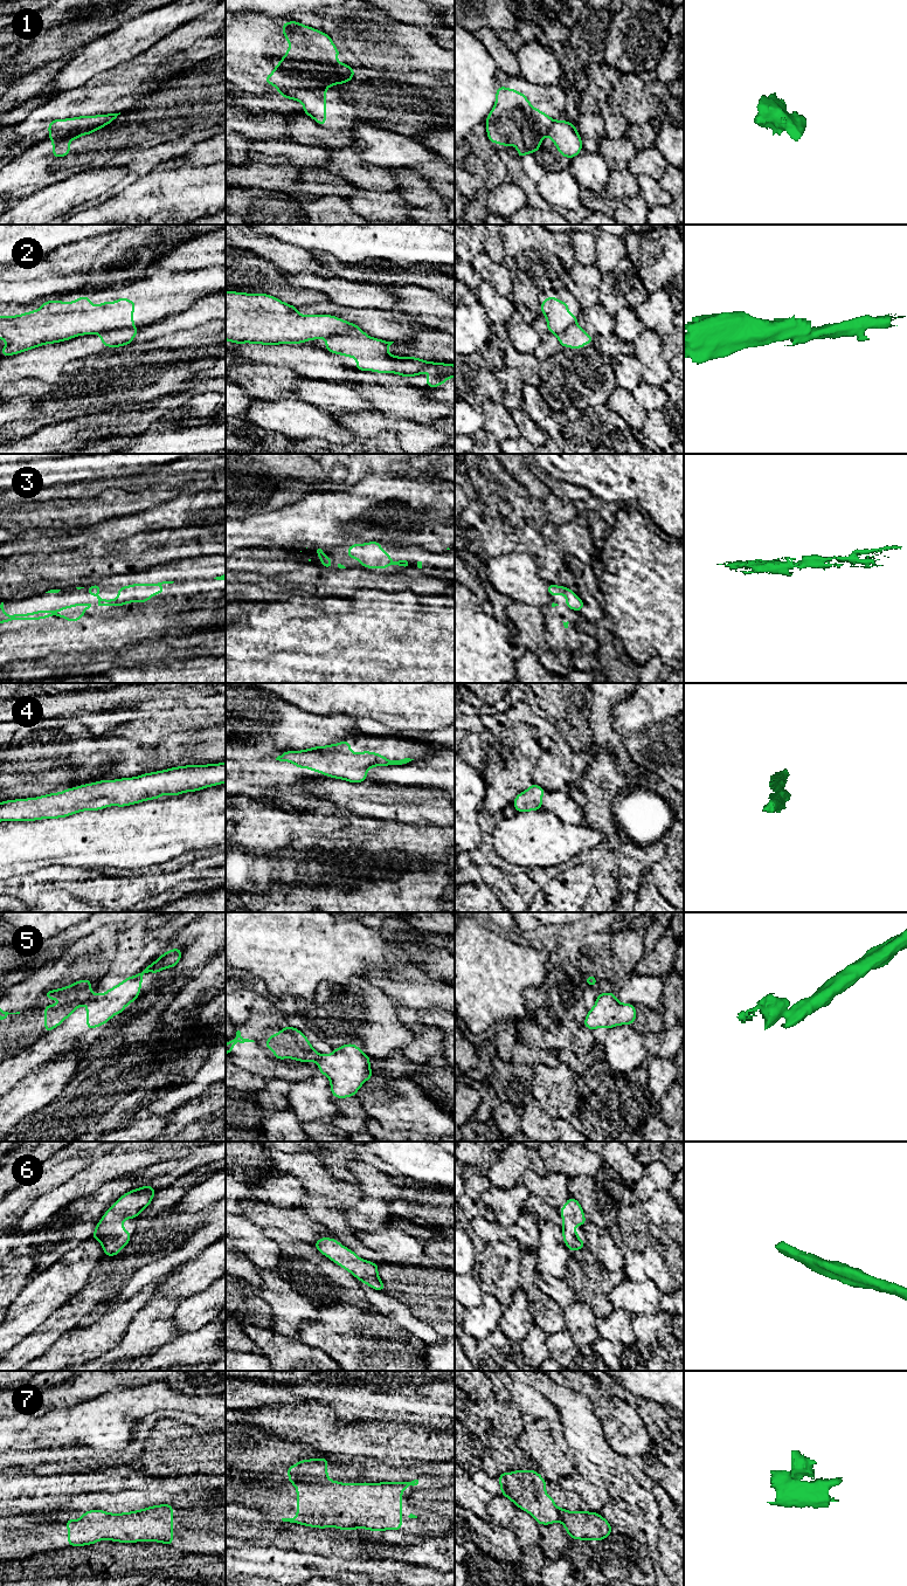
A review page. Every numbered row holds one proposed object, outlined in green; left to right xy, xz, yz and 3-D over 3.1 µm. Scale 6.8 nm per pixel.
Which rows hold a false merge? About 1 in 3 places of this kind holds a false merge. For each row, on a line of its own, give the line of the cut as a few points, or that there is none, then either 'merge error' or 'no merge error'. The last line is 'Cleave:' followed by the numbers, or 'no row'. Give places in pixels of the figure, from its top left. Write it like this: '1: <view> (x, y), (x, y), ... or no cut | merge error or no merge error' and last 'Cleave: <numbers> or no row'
1: xy (96, 129), (57, 130), (48, 138) | merge error
2: xy (133, 326), (111, 328), (97, 332) | merge error
3: no cut | no merge error
4: no cut | no merge error
5: xy (92, 994), (85, 1001) | merge error
6: no cut | no merge error
7: no cut | no merge error
Cleave: 1, 2, 5

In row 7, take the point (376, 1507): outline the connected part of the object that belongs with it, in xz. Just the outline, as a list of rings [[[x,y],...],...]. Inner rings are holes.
[[[321,1457],[302,1460],[288,1467],[289,1483],[297,1489],[297,1517],[282,1518],[283,1522],[320,1529],[333,1526],[339,1530],[368,1529],[381,1532],[402,1529],[402,1491],[417,1485],[418,1480],[399,1483],[340,1483],[328,1478],[327,1464],[327,1459]]]

